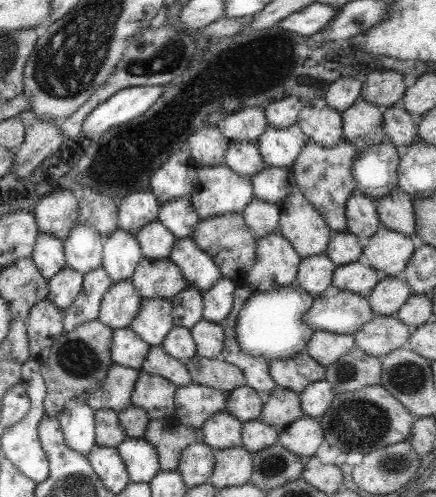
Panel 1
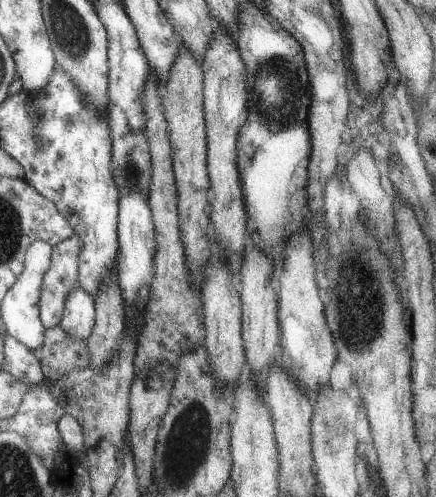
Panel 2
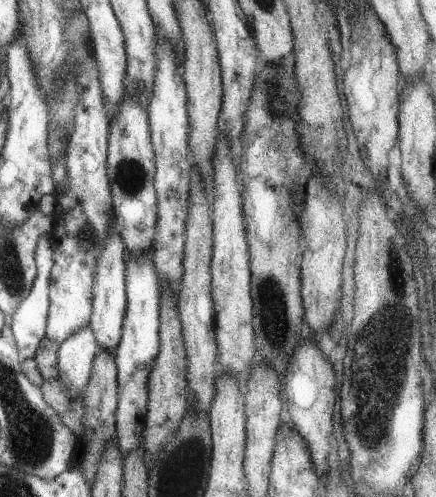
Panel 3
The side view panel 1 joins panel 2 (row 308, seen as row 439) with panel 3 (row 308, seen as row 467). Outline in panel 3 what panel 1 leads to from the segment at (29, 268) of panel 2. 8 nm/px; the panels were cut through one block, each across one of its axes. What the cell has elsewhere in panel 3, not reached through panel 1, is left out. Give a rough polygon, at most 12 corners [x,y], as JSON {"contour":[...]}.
{"contour":[[47,236],[37,242],[37,280],[13,310],[9,328],[21,358],[35,358],[49,314]]}

